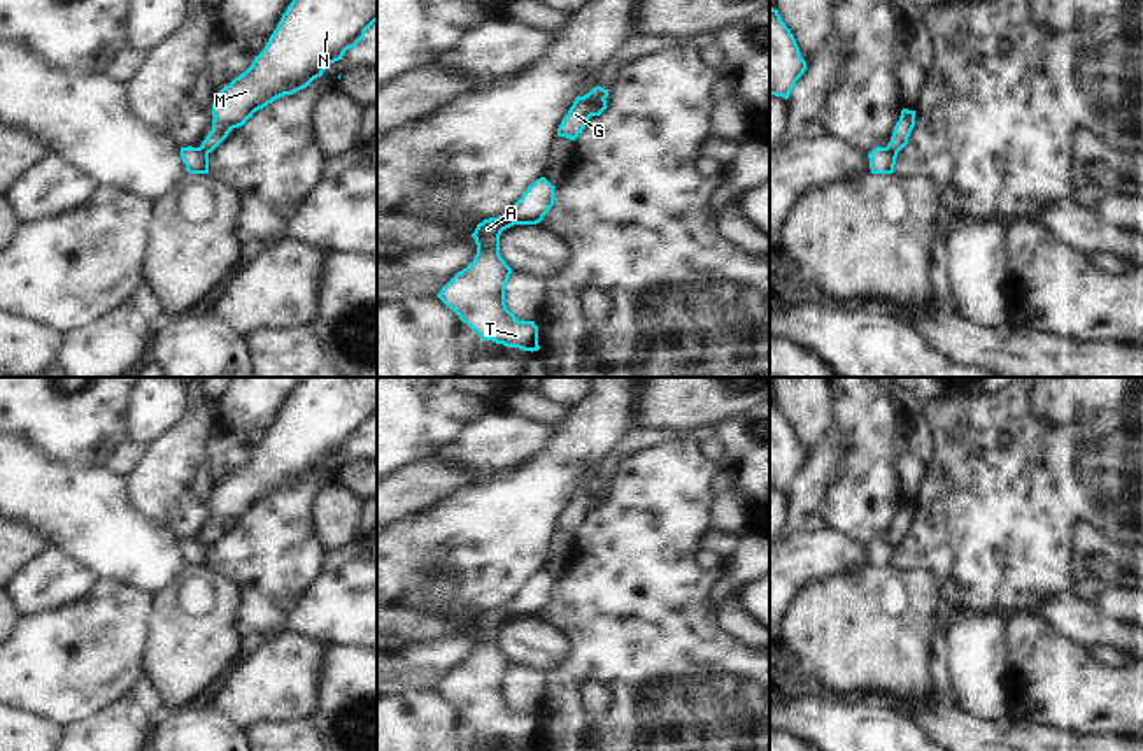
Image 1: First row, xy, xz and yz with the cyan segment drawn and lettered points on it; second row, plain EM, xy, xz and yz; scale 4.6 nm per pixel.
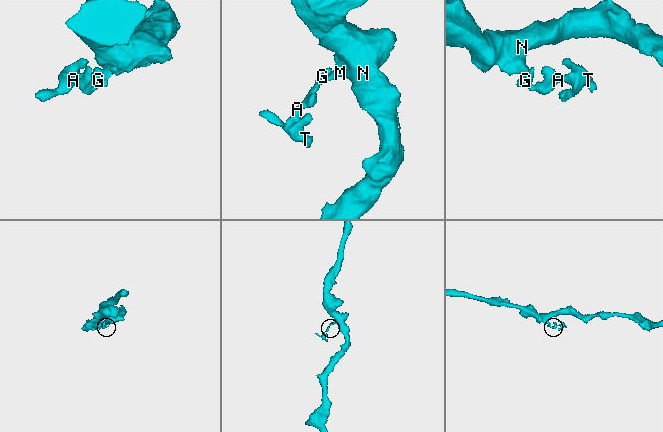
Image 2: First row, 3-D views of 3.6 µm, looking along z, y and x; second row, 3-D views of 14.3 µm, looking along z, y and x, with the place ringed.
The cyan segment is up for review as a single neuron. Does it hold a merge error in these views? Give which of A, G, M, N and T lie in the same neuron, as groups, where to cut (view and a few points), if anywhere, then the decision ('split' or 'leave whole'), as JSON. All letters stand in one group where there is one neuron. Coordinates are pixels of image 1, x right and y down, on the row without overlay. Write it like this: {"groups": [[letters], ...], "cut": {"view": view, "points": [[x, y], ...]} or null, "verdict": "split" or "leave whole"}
{"groups": [["A", "G", "T"], ["M", "N"]], "cut": {"view": "yz", "points": [[886, 541], [896, 546]]}, "verdict": "split"}

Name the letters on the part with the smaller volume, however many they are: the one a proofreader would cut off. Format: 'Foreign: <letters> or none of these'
Foreign: A, G, T

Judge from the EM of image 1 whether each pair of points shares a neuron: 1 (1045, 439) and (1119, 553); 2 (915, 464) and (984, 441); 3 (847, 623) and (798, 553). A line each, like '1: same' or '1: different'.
1: same
2: different
3: different

